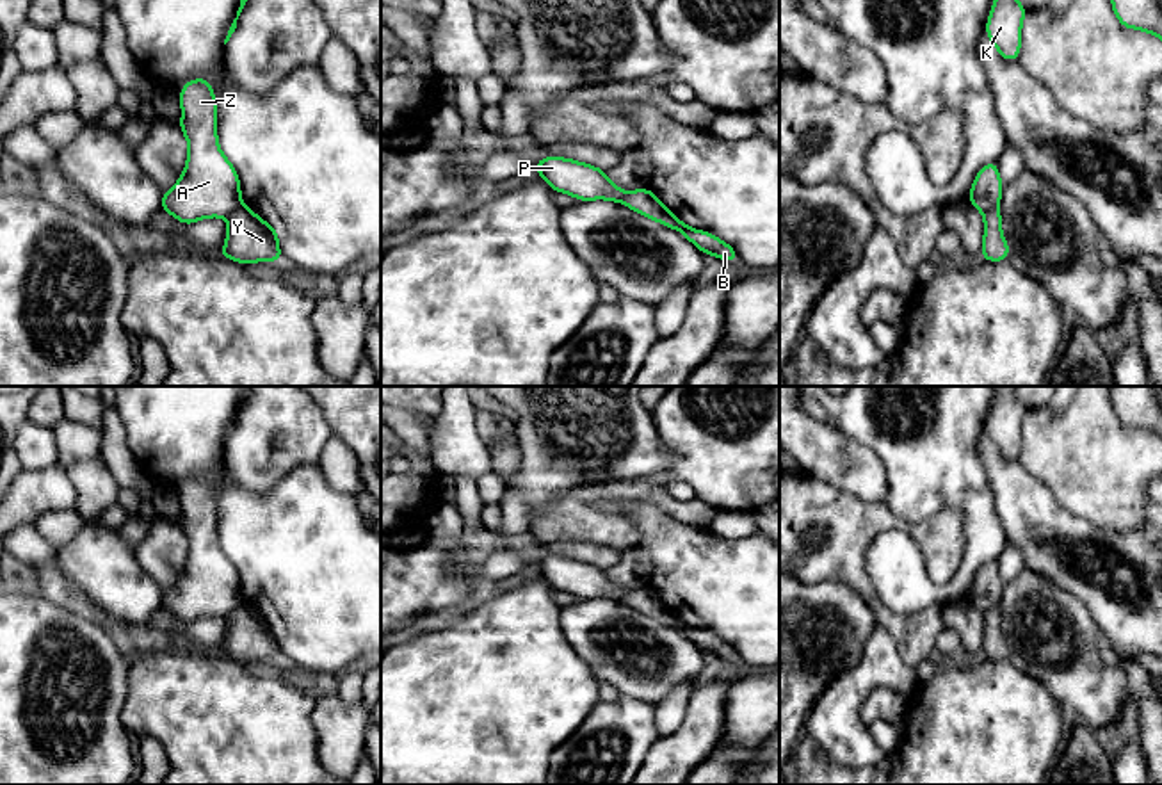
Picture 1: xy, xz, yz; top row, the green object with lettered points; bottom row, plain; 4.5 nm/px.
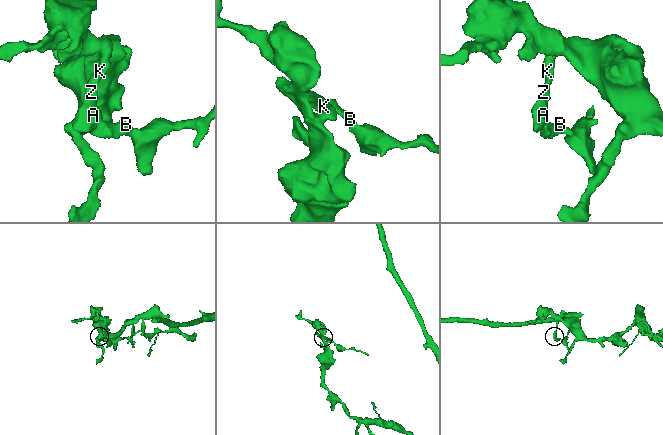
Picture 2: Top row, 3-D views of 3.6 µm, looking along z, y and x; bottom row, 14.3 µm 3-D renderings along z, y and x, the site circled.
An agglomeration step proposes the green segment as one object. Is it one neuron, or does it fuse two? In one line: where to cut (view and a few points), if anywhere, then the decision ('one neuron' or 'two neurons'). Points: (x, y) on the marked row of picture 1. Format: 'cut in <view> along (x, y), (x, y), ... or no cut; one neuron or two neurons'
cut in xy along (241, 203), (225, 216); two neurons

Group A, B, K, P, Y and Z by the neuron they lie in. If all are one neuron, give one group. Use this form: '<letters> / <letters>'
A K P Z / B Y

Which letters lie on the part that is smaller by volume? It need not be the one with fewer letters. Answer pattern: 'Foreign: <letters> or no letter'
Foreign: B, Y

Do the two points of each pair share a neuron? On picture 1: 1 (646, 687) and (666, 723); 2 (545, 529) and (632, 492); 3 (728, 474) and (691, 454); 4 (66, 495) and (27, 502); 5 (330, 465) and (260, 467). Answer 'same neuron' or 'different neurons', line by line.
1: different neurons
2: same neuron
3: same neuron
4: same neuron
5: different neurons

